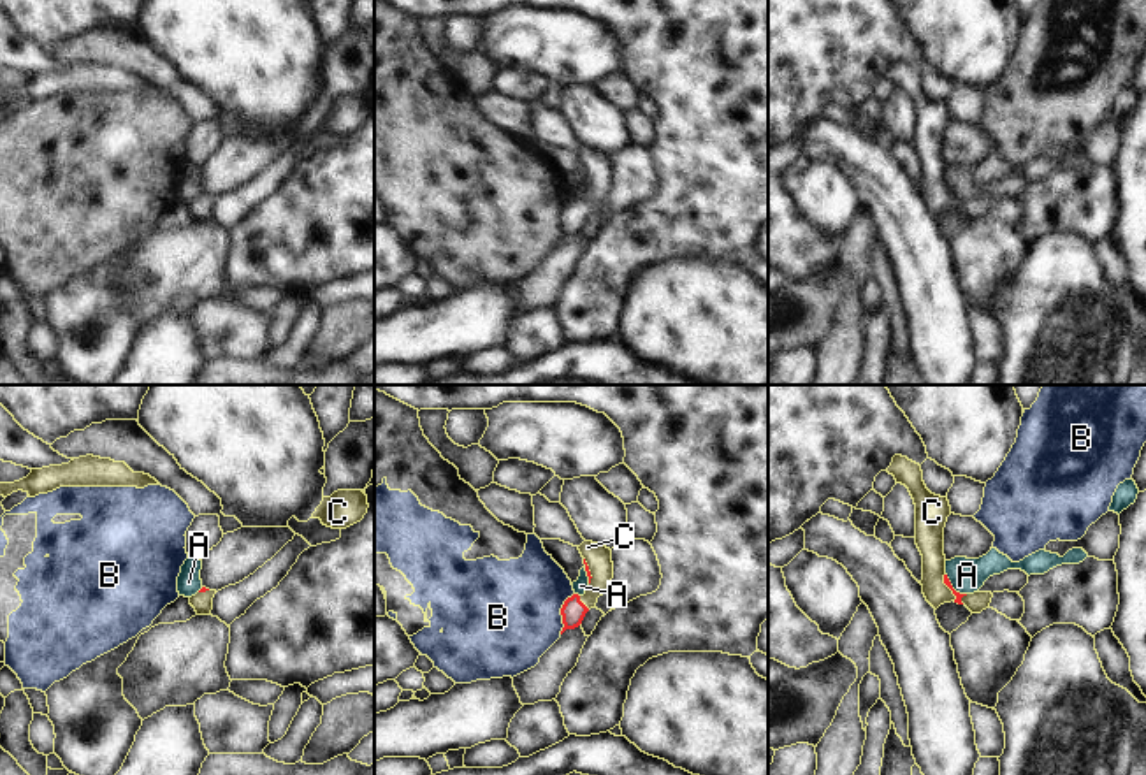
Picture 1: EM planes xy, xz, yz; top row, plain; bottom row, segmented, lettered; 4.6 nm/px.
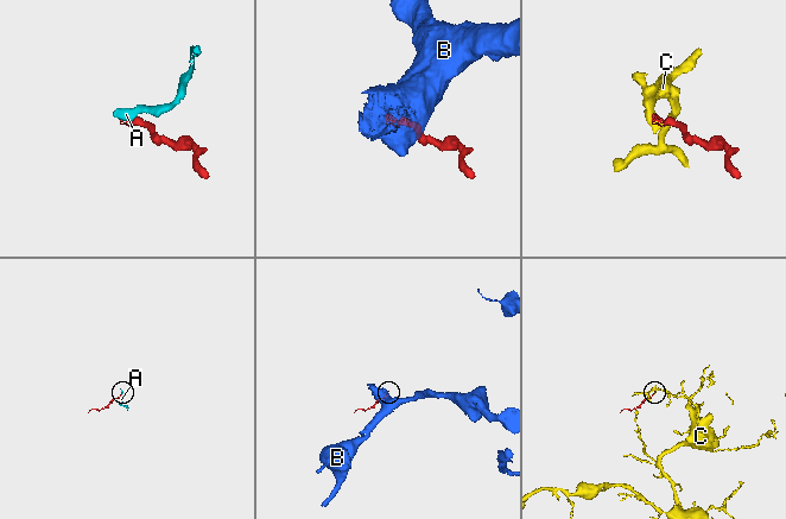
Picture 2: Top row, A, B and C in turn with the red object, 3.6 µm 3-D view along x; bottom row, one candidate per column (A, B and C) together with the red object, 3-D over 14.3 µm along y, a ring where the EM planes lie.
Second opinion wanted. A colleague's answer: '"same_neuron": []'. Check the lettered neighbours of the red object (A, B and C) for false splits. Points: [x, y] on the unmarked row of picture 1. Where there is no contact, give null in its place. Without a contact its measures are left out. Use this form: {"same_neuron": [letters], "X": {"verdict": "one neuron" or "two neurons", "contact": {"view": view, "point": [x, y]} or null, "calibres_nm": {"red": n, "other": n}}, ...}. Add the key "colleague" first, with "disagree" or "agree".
{"colleague": "disagree", "same_neuron": ["C"], "A": {"verdict": "two neurons", "contact": {"view": "yz", "point": [951, 194]}, "calibres_nm": {"red": 30, "other": 160}}, "B": {"verdict": "two neurons", "contact": {"view": "xz", "point": [561, 220]}, "calibres_nm": {"red": 110, "other": 500}}, "C": {"verdict": "one neuron", "contact": {"view": "xz", "point": [582, 210]}, "calibres_nm": {"red": 110, "other": 120}}}

